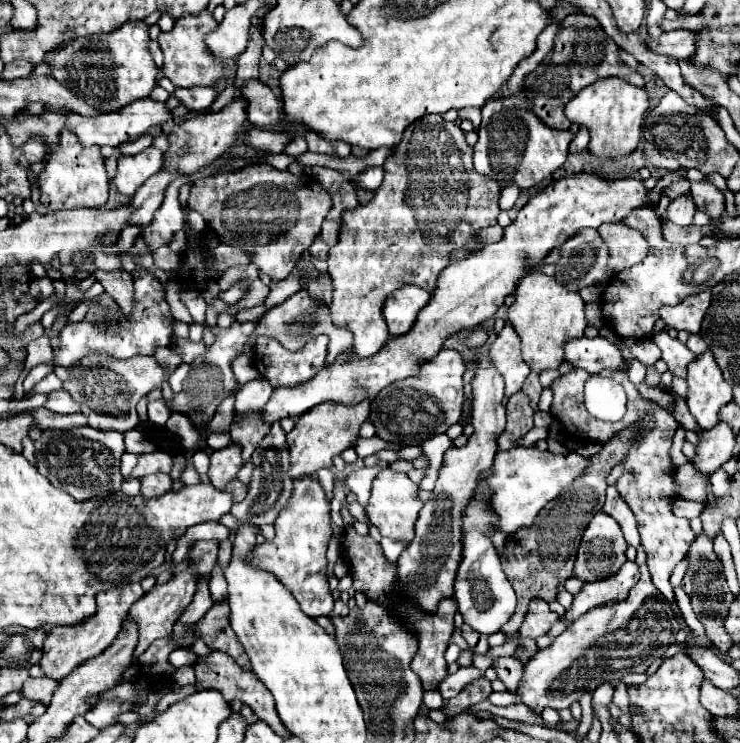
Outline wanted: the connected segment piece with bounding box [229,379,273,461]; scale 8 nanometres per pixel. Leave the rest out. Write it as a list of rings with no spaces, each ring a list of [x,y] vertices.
[[[255,379],[243,385],[235,401],[235,421],[229,427],[233,441],[243,445],[243,459],[249,461],[251,453],[257,449],[261,439],[269,433],[269,425],[263,421],[261,409],[269,401],[273,387],[265,379]]]

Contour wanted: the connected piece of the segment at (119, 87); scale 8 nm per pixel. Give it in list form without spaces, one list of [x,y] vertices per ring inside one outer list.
[[[145,21],[123,23],[107,35],[79,37],[65,45],[53,61],[53,71],[47,65],[47,73],[101,111],[115,111],[135,99],[147,97],[157,79],[157,65],[149,53],[149,25]]]

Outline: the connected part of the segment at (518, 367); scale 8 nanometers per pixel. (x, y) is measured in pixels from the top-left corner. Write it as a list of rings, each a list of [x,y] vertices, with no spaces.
[[[507,323],[489,349],[489,357],[497,363],[499,373],[505,377],[505,391],[519,391],[531,367],[521,357],[521,341],[515,329]]]

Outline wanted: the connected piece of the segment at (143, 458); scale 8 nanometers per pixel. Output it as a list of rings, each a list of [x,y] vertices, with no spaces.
[[[153,451],[147,455],[139,455],[139,463],[137,467],[131,471],[131,477],[141,479],[149,473],[171,473],[173,469],[173,455],[169,455],[167,451]]]

